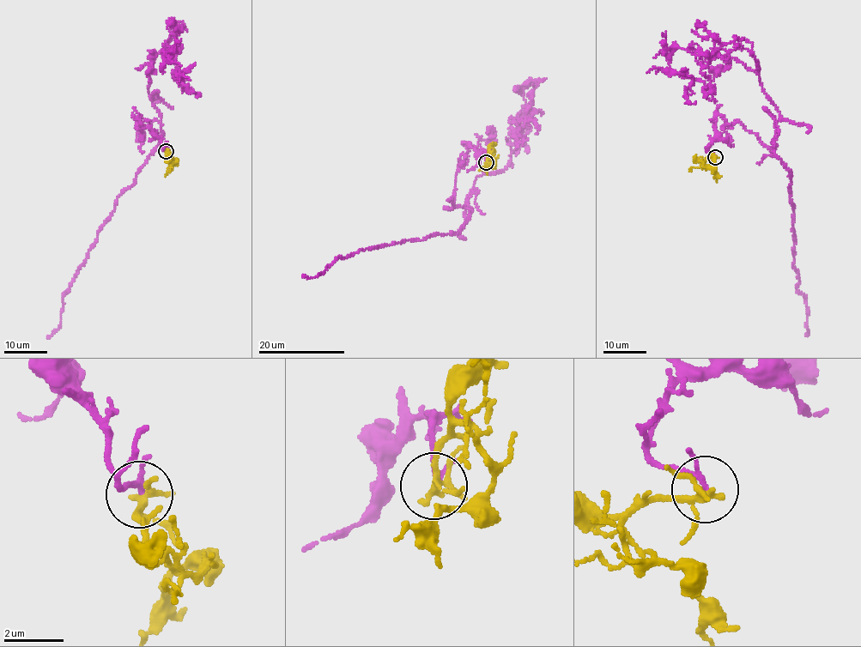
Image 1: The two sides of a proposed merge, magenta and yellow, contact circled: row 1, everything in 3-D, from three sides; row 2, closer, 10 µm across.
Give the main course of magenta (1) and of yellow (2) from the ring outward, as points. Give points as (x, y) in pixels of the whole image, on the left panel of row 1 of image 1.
1: (166, 151), (136, 118), (141, 140), (161, 118), (149, 65), (172, 33), (172, 75), (190, 80)
2: (166, 151), (168, 159), (176, 161), (172, 161), (166, 176)

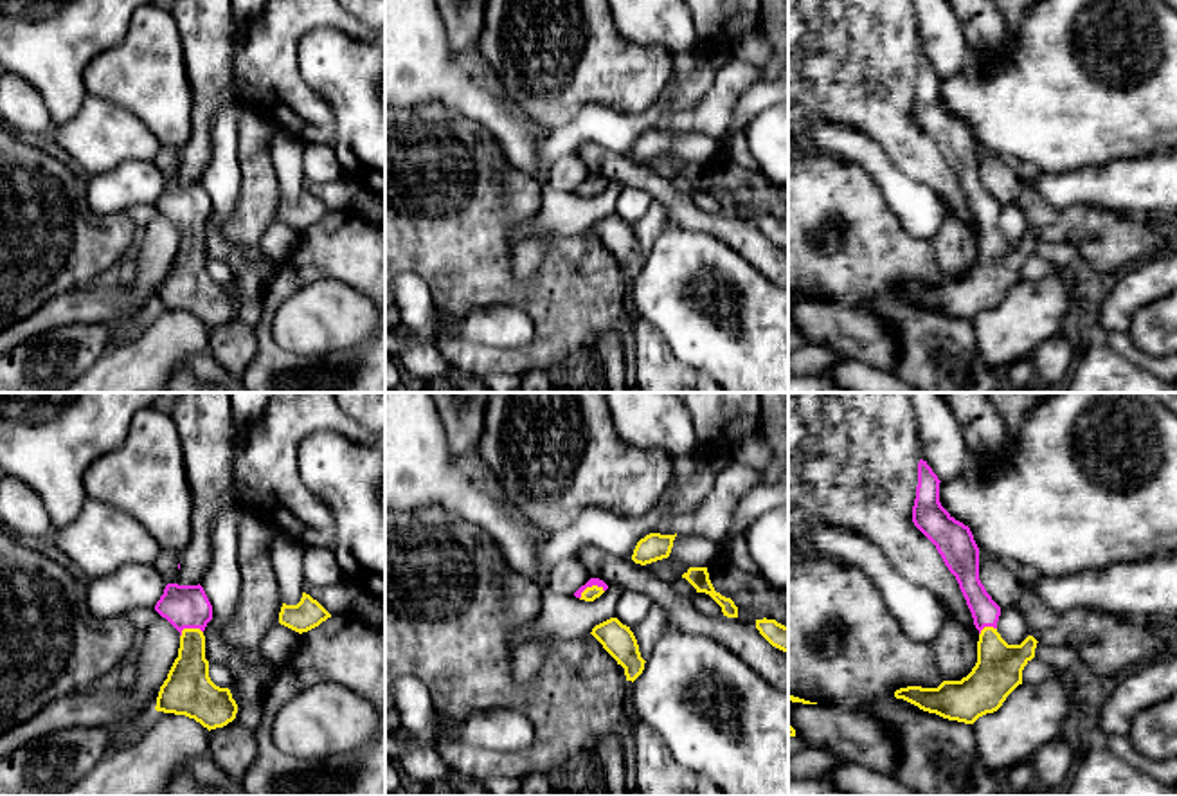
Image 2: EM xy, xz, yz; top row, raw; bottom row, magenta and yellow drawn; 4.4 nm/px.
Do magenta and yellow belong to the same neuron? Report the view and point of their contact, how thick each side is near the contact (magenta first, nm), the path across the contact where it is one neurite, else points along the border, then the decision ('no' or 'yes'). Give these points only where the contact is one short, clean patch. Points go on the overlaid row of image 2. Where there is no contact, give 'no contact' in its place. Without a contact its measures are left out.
meets magenta in xz at (589, 586); 40 nm thick on the magenta side, 60 nm on the other; runs through xz (591, 582), (589, 586), (591, 593); yes

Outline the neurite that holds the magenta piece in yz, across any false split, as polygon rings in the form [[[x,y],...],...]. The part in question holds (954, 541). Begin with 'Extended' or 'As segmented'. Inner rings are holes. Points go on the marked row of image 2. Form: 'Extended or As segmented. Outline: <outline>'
Extended. Outline: [[[920,459],[912,506],[914,526],[936,546],[979,630],[977,663],[961,681],[943,681],[938,688],[907,686],[894,692],[923,711],[948,720],[974,724],[997,711],[1006,697],[1022,684],[1022,670],[1035,657],[1037,639],[1008,645],[997,632],[1001,607],[979,580],[979,547],[968,526],[956,520],[939,502],[939,479]]]

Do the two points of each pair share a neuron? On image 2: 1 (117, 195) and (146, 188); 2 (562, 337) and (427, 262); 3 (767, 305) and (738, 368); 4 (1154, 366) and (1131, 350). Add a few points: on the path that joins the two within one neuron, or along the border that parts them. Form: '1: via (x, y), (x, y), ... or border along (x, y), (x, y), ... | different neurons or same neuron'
1: via (125, 188), (139, 188) | same neuron
2: via (531, 303), (522, 294), (501, 289), (461, 262) | same neuron
3: via (767, 321), (767, 339), (754, 352) | same neuron
4: via (1149, 362), (1136, 355) | same neuron

